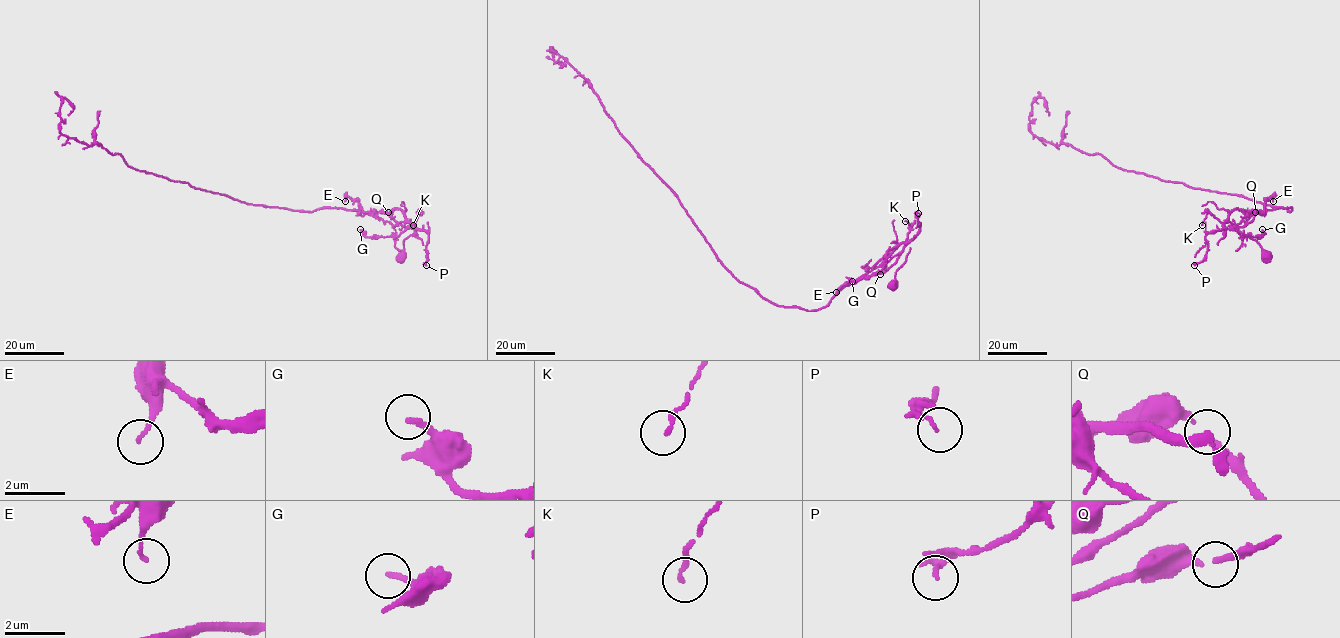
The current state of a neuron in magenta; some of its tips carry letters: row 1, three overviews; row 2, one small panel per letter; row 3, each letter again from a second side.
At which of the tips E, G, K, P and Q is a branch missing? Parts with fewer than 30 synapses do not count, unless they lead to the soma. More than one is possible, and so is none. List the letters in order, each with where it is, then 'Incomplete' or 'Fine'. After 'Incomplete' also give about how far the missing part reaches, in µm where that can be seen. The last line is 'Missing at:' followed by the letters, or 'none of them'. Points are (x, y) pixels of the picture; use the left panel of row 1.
E: Place: (345, 201). Fine
G: Place: (360, 229). Fine
K: Place: (413, 225). Fine
P: Place: (426, 265). Fine
Q: Place: (388, 212). Fine
Missing at: none of them

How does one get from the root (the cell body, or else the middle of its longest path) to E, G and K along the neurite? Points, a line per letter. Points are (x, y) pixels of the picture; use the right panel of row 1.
E: (1266, 257), (1255, 240), (1226, 229), (1224, 224), (1245, 221), (1252, 212), (1262, 212), (1272, 196), (1273, 201)
G: (1266, 257), (1255, 240), (1238, 231), (1226, 229), (1234, 228), (1242, 236), (1254, 237), (1261, 237), (1262, 229)
K: (1266, 257), (1255, 240), (1238, 231), (1226, 229), (1210, 213), (1202, 225)

